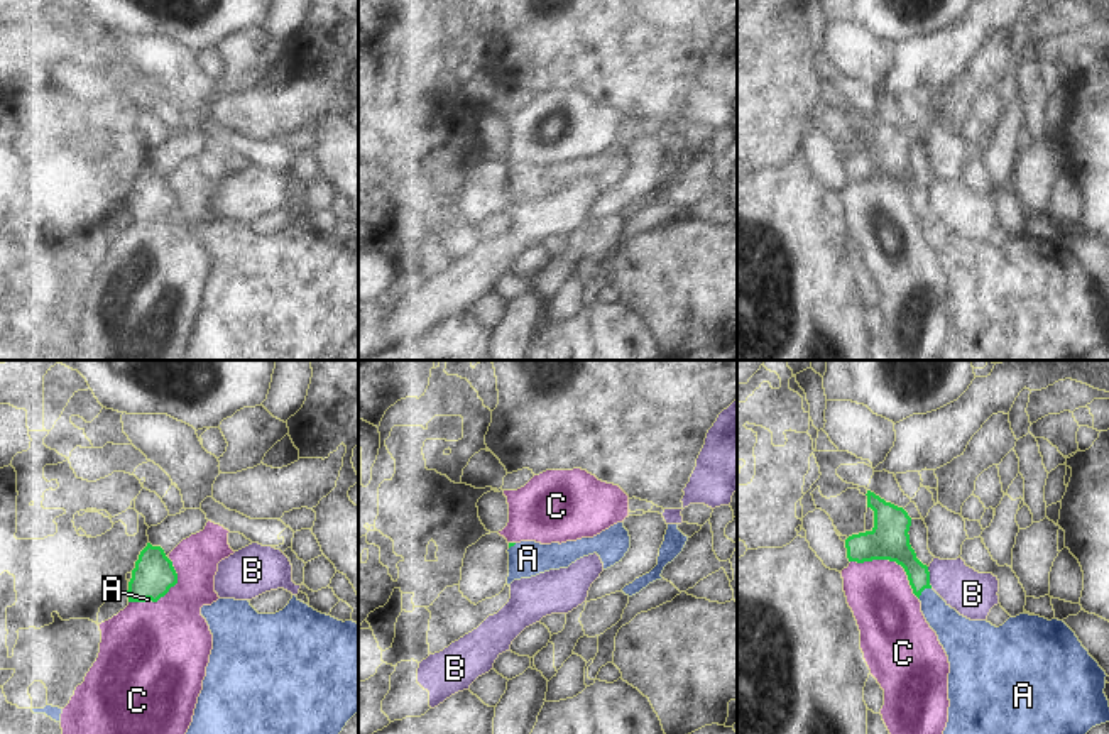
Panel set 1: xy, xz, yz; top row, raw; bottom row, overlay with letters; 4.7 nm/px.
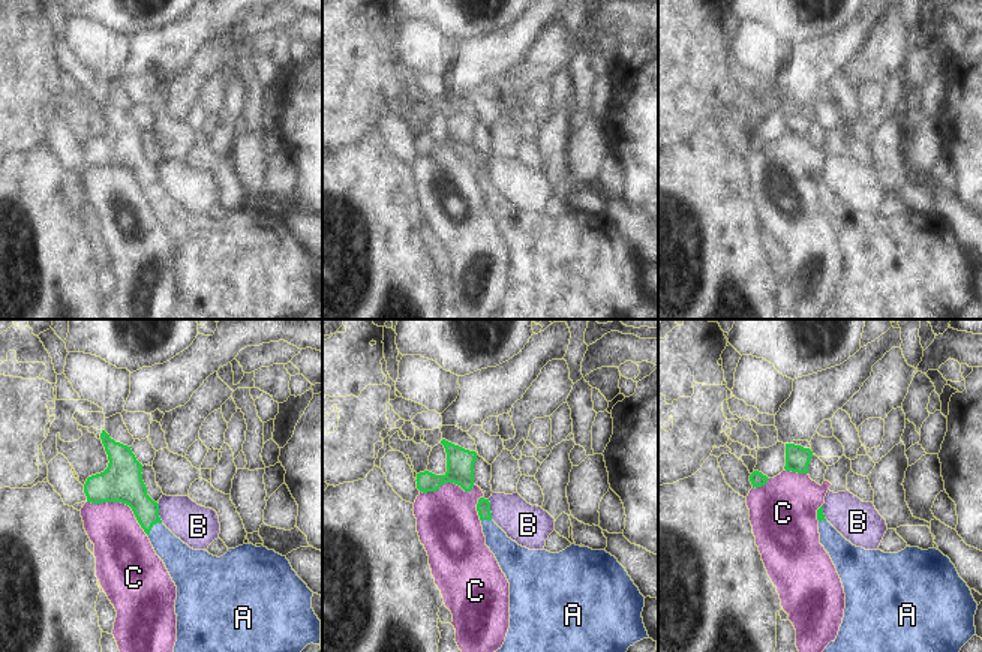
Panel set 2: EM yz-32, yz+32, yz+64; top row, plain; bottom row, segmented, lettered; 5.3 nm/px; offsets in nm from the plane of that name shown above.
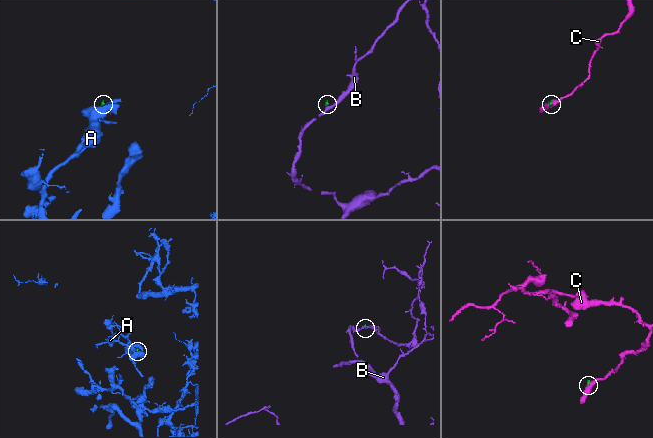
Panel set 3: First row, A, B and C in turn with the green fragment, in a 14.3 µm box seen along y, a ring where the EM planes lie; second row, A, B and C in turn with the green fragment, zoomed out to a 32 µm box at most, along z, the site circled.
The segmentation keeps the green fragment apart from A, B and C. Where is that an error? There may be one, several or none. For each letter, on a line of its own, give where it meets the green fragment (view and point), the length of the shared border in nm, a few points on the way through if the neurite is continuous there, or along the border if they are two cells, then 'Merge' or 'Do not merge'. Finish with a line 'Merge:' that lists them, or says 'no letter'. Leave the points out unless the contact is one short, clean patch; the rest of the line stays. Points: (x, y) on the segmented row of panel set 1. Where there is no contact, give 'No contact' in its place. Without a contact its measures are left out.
A: Touches green at yz (923, 589). Shared border 80 nm. Path across: yz (895, 545), (918, 574), (923, 589), (935, 611), (954, 631). Merge
B: Touches green at yz (928, 577). Shared border 110 nm. Boundary: yz (927, 567), (932, 587). Do not merge
C: Touches green at yz (893, 560). Shared border 380 nm. Do not merge
Merge: A

